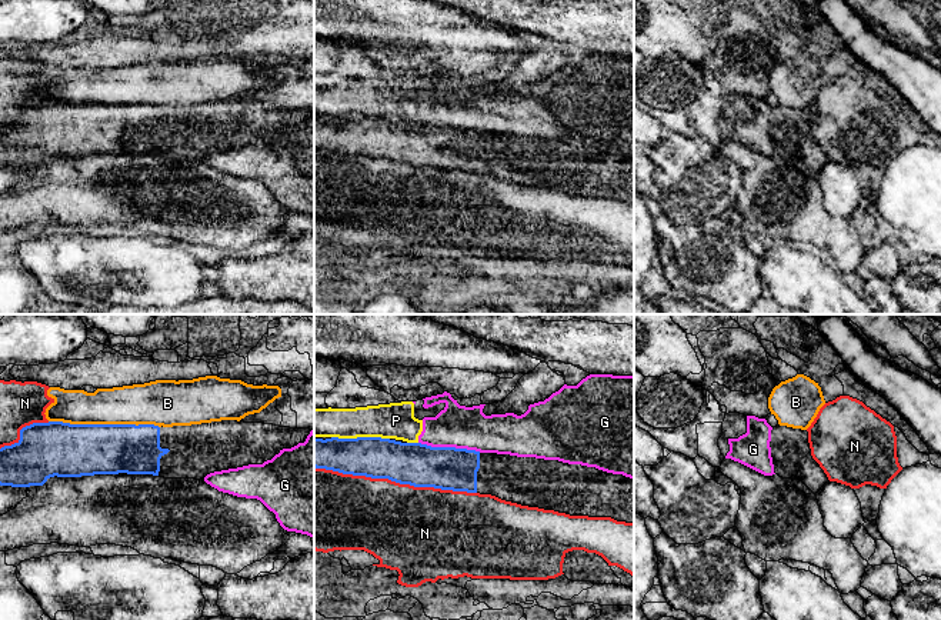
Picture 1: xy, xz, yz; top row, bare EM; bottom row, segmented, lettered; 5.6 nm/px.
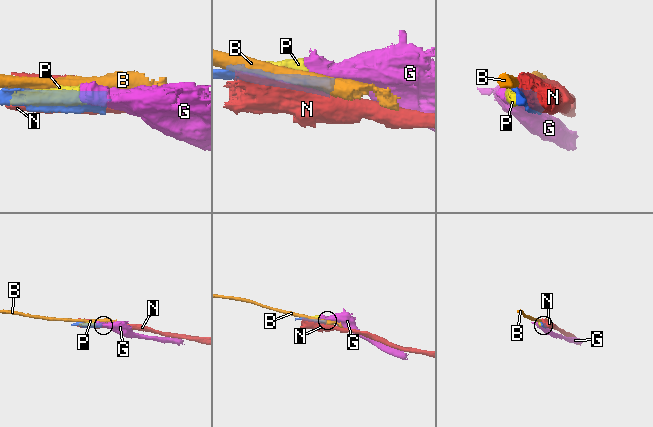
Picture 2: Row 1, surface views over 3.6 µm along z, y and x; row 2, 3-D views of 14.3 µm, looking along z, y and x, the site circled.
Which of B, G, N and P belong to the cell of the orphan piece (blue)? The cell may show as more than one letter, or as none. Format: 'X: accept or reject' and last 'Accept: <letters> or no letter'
B: reject
G: reject
N: reject
P: reject
Accept: no letter

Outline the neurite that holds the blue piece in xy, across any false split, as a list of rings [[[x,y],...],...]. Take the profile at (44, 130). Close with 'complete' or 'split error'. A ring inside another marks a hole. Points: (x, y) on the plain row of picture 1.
[[[221,100],[191,106],[158,107],[154,104],[70,104],[63,101],[33,103],[20,110],[20,120],[0,129],[0,166],[43,166],[50,157],[81,157],[94,154],[153,154],[164,159],[196,159],[214,151],[263,144],[283,129],[304,123],[310,109],[290,109],[264,103]]]; split error

